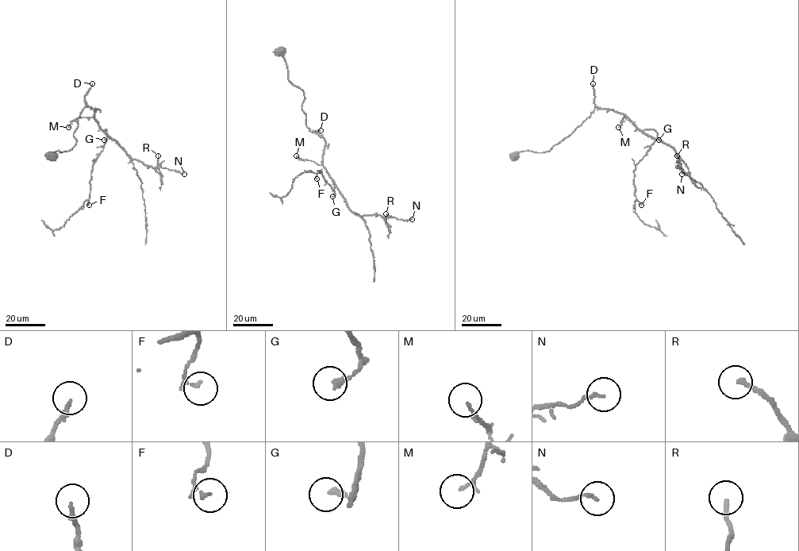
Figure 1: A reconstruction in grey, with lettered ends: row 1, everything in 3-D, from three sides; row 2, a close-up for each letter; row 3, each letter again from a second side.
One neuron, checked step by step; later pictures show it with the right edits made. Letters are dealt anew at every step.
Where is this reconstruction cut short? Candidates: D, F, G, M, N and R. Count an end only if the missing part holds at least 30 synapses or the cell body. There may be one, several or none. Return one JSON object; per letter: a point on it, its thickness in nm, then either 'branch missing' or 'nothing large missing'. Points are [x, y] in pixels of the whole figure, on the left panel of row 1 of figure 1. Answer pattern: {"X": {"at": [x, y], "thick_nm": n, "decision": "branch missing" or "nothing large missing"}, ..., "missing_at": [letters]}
{"D": {"at": [92, 83], "thick_nm": 180, "decision": "branch missing"}, "F": {"at": [89, 205], "thick_nm": 150, "decision": "nothing large missing"}, "G": {"at": [104, 140], "thick_nm": 260, "decision": "nothing large missing"}, "M": {"at": [68, 127], "thick_nm": 130, "decision": "nothing large missing"}, "N": {"at": [184, 174], "thick_nm": 120, "decision": "nothing large missing"}, "R": {"at": [158, 156], "thick_nm": 180, "decision": "nothing large missing"}, "missing_at": ["D"]}

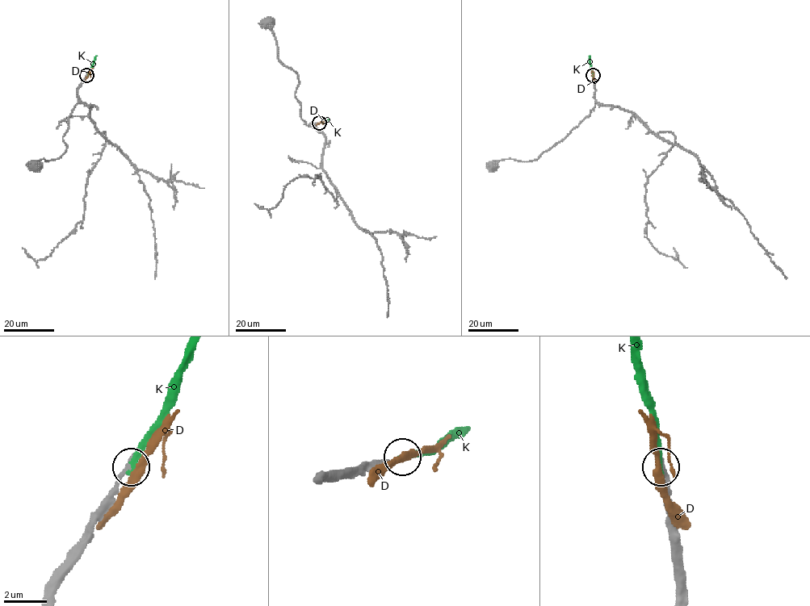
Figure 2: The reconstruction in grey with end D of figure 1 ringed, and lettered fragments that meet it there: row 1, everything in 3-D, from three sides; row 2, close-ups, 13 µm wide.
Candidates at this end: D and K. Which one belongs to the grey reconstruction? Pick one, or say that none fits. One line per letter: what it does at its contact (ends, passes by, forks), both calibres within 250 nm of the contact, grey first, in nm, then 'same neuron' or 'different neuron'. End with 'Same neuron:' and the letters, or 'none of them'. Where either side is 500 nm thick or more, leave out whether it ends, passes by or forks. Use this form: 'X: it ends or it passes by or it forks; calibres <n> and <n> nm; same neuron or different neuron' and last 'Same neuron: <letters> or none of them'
D: it passes by; calibres 240 and 340 nm; different neuron
K: it ends; calibres 240 and 280 nm; same neuron
Same neuron: K

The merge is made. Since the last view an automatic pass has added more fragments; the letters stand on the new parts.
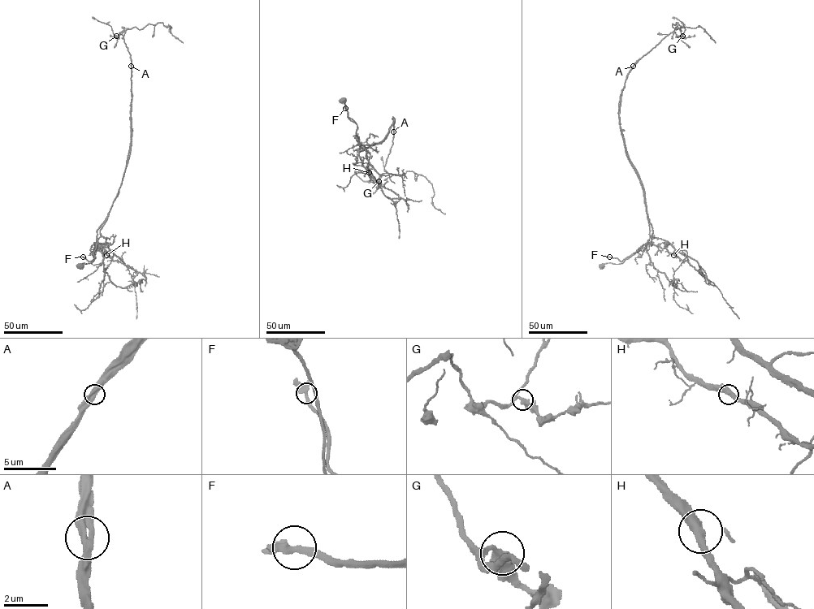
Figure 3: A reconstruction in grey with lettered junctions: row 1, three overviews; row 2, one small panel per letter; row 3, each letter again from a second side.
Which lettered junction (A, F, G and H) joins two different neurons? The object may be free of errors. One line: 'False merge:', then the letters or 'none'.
False merge: A

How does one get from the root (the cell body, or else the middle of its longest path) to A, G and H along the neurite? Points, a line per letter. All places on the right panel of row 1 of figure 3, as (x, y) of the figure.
A: (602, 265), (608, 262), (622, 263), (649, 239), (642, 187), (626, 150), (618, 114), (621, 90), (633, 66)
G: (602, 265), (622, 263), (650, 236), (642, 187), (620, 126), (621, 90), (642, 58), (673, 31), (682, 36)
H: (602, 265), (608, 262), (622, 263), (644, 244), (651, 242), (673, 255)

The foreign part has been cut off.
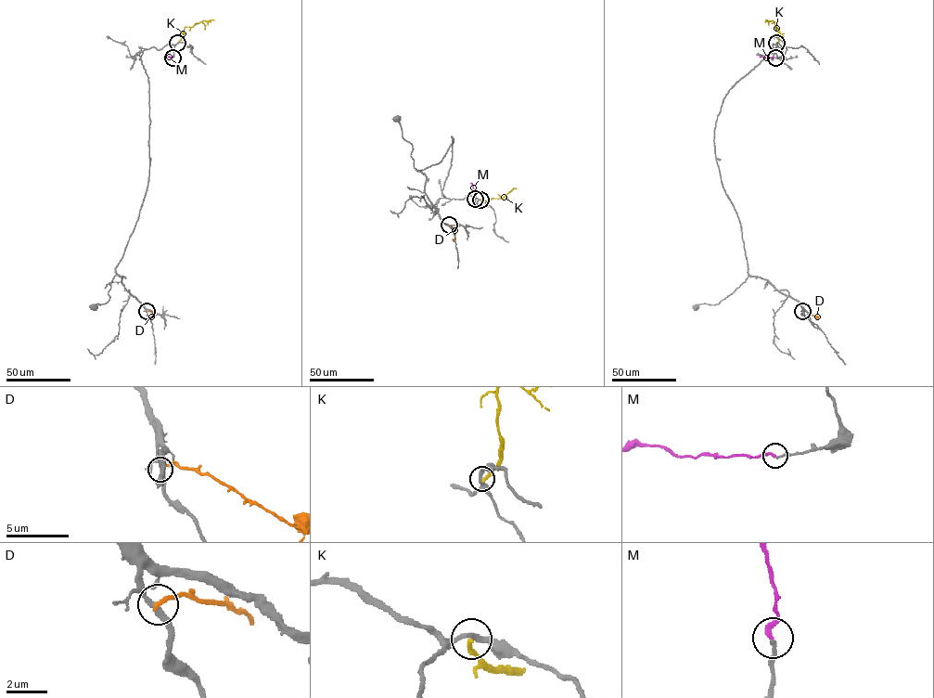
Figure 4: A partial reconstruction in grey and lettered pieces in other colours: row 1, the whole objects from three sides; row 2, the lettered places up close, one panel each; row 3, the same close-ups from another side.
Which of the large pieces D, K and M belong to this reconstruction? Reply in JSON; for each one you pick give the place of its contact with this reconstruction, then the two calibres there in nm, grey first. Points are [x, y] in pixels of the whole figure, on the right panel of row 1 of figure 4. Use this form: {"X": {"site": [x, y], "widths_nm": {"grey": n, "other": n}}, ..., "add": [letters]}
{"M": {"site": [775, 58], "widths_nm": {"grey": 180, "other": 220}}, "add": ["M"]}

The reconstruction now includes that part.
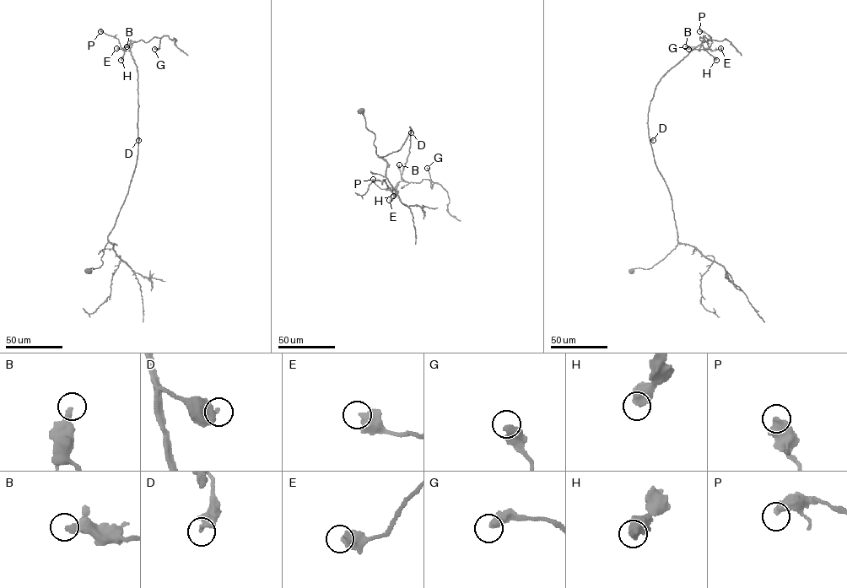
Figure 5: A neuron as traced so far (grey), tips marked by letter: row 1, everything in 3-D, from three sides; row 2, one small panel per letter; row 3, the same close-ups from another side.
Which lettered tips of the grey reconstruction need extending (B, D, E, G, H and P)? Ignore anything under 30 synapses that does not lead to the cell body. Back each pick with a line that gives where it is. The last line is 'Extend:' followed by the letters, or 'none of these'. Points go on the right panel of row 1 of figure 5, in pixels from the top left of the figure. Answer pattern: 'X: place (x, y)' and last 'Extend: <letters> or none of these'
Extend: none of these

